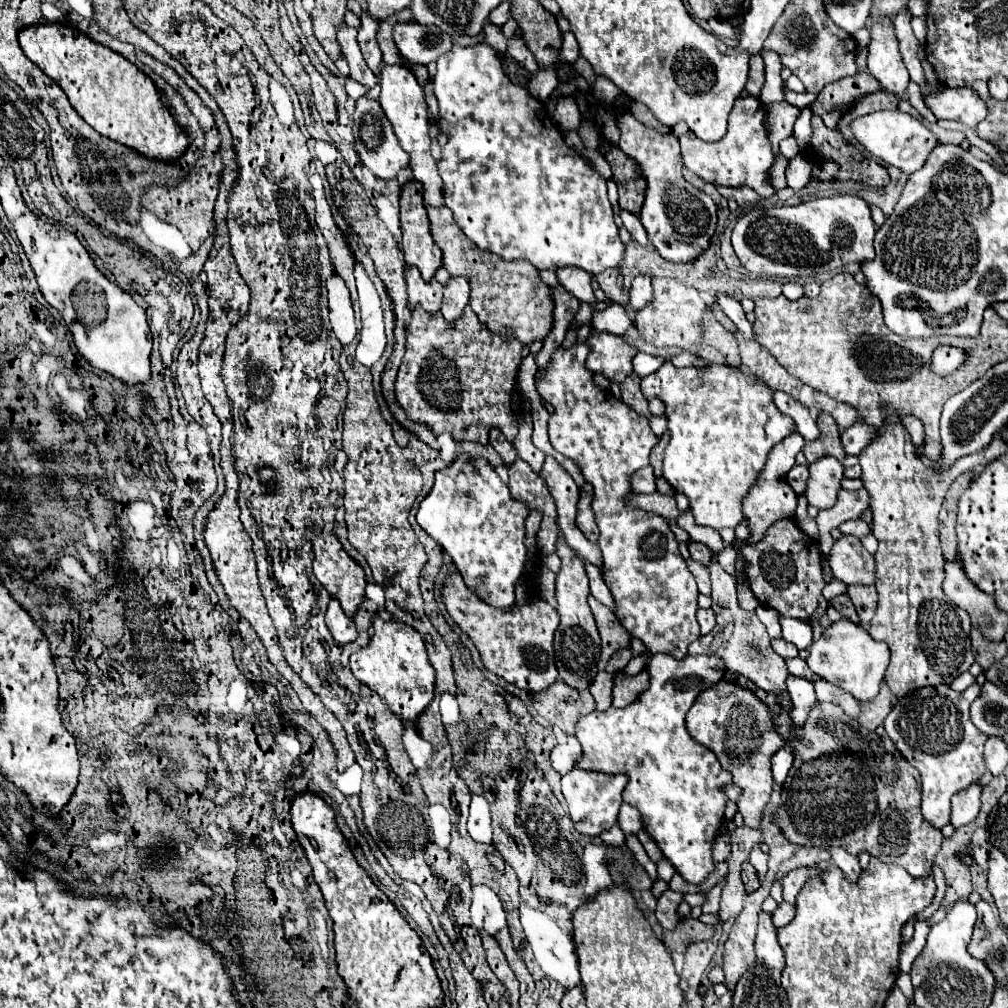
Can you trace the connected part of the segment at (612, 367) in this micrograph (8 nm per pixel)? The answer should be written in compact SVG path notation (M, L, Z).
M590 332L588 346L592 348L592 352L586 360L586 366L592 372L602 372L616 384L620 384L622 378L630 374L632 358L636 356L638 350L624 342L620 336Z

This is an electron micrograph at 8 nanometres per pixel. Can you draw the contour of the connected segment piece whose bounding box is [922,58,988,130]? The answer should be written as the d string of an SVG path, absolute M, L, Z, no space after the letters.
M926 58L922 59L922 68L929 87L932 90L932 92L924 98L924 101L927 107L934 112L936 118L950 118L950 120L962 122L964 126L968 126L968 128L972 128L972 130L986 118L986 112L988 112L988 110L986 110L986 104L982 102L982 98L980 98L974 90L970 90L970 88L954 88L954 90L950 90L948 87L937 90L937 76L932 65Z

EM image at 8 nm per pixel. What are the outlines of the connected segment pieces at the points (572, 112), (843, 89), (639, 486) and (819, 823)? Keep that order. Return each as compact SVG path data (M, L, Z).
M560 96L556 102L556 108L552 112L552 118L560 130L578 130L580 126L580 110L572 96Z
M858 72L850 78L842 78L826 86L812 104L812 112L818 114L830 130L838 130L840 118L856 104L856 100L878 90L880 84L874 76Z
M646 466L646 468L636 470L636 472L630 476L630 486L632 486L632 490L634 490L636 494L652 494L652 492L656 492L652 468Z
M780 692L778 694L780 698L780 712L776 712L772 716L772 722L774 722L774 730L778 734L782 734L782 738L788 742L792 736L796 738L794 742L794 766L790 768L790 774L786 778L786 782L782 784L782 798L780 798L780 806L778 810L774 812L774 824L782 830L784 838L792 844L798 844L798 846L822 846L822 848L828 848L828 846L842 846L846 848L852 856L860 856L862 852L868 852L872 858L878 858L880 862L886 862L886 864L898 864L902 866L910 876L914 878L926 878L932 874L932 864L934 864L934 858L936 854L940 852L940 844L942 844L942 832L938 828L934 828L930 822L924 820L922 812L920 812L920 798L922 798L922 790L920 790L920 774L914 766L910 766L910 762L906 762L906 758L902 758L902 754L896 750L894 742L884 734L884 736L878 736L876 732L872 730L866 730L864 726L860 726L856 720L852 720L850 716L846 716L836 704L830 704L830 702L814 702L804 726L796 728L792 724L792 700L786 692Z

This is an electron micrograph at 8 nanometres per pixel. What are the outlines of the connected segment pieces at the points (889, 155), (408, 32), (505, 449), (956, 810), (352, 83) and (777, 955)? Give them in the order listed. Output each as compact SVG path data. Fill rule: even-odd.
M882 110L868 116L862 116L852 122L852 132L856 140L876 158L882 158L884 162L904 170L906 174L916 172L924 166L930 152L938 146L938 138L934 132L930 132L918 118L898 112L898 110ZM892 138L892 140L890 140Z
M416 20L398 22L392 30L394 42L410 64L430 64L450 50L452 40L438 26L424 26Z
M492 428L490 430L490 446L500 454L500 458L504 460L506 466L510 466L518 458L514 446L504 438L504 434L498 428Z
M972 784L972 786L968 786L968 790L960 790L958 794L954 794L952 814L950 814L950 824L954 828L964 826L978 816L980 794L982 794L982 786L978 786L978 784Z
M348 76L348 80L346 80L346 92L348 92L348 96L350 96L350 98L354 98L354 100L358 100L360 96L364 96L364 94L368 94L368 90L370 90L370 88L366 88L366 86L362 86L360 82L356 82L354 78L350 78L350 76Z
M760 912L754 948L756 948L756 958L762 964L778 970L784 968L784 952L776 940L776 926L772 924L772 914L768 912Z

